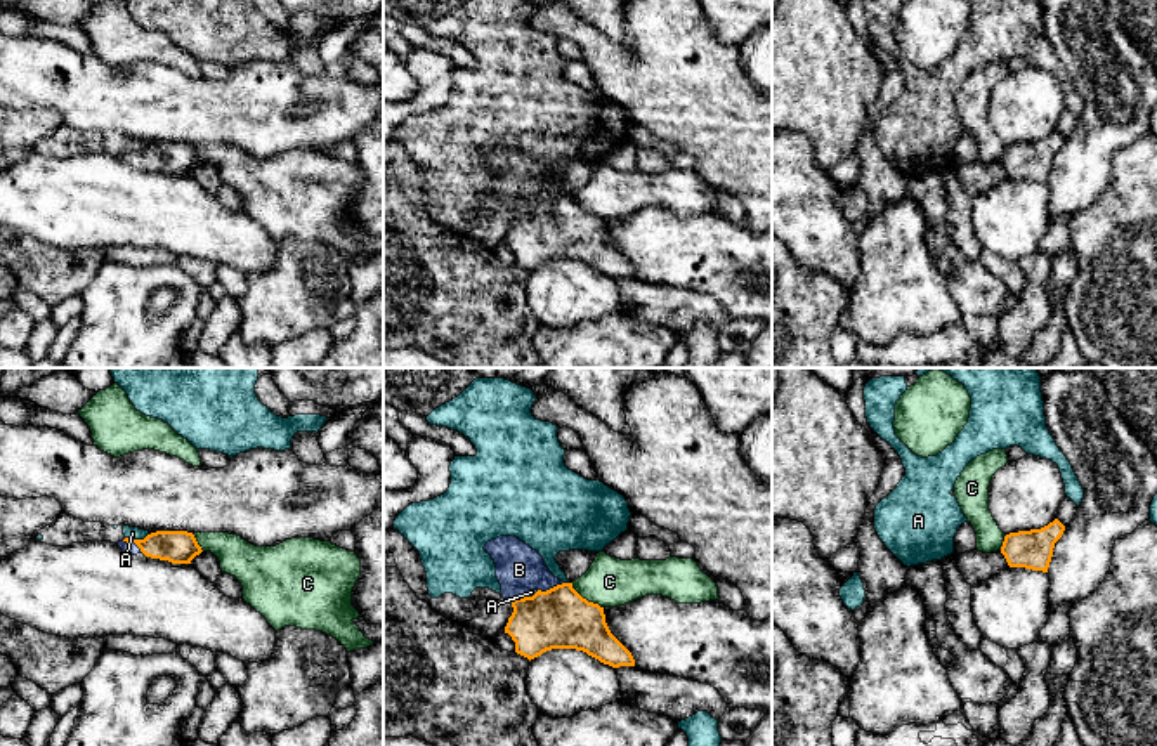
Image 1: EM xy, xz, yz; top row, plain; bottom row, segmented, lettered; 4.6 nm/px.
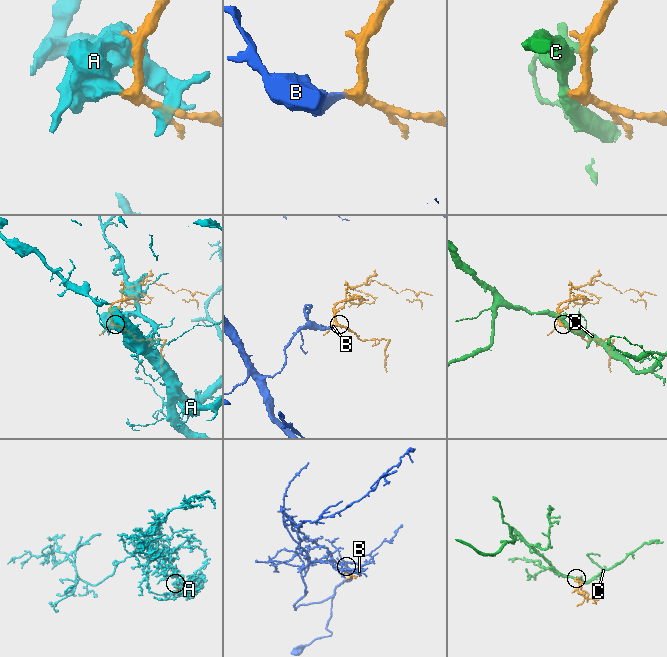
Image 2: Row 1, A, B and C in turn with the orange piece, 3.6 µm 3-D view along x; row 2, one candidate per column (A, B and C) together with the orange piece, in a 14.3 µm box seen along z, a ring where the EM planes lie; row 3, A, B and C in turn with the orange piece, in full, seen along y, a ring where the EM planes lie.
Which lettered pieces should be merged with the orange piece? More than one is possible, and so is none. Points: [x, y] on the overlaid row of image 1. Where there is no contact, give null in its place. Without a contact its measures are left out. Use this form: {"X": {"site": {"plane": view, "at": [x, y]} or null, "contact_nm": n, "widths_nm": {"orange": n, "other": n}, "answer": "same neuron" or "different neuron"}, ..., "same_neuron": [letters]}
{"A": {"site": {"plane": "xy", "at": [137, 540]}, "contact_nm": 130, "widths_nm": {"orange": 160, "other": 60}, "answer": "different neuron"}, "B": {"site": {"plane": "xz", "at": [550, 588]}, "contact_nm": 130, "widths_nm": {"orange": 280, "other": 220}, "answer": "same neuron"}, "C": {"site": {"plane": "xz", "at": [585, 599]}, "contact_nm": 190, "widths_nm": {"orange": 280, "other": 240}, "answer": "different neuron"}, "same_neuron": ["B"]}

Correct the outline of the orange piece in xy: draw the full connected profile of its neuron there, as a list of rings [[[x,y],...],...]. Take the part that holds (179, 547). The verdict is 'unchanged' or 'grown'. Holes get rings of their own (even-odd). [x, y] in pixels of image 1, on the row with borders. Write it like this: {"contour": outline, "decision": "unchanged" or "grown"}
{"contour": [[[156,531],[144,540],[121,540],[116,543],[128,555],[144,553],[151,559],[168,560],[172,564],[191,564],[203,550],[193,533],[187,531]]], "decision": "grown"}

